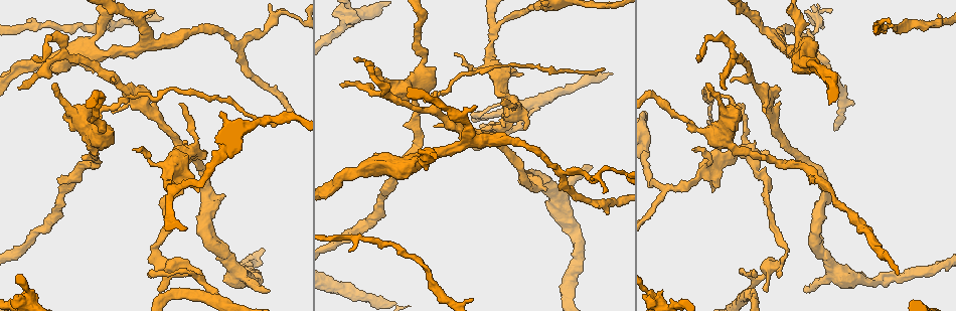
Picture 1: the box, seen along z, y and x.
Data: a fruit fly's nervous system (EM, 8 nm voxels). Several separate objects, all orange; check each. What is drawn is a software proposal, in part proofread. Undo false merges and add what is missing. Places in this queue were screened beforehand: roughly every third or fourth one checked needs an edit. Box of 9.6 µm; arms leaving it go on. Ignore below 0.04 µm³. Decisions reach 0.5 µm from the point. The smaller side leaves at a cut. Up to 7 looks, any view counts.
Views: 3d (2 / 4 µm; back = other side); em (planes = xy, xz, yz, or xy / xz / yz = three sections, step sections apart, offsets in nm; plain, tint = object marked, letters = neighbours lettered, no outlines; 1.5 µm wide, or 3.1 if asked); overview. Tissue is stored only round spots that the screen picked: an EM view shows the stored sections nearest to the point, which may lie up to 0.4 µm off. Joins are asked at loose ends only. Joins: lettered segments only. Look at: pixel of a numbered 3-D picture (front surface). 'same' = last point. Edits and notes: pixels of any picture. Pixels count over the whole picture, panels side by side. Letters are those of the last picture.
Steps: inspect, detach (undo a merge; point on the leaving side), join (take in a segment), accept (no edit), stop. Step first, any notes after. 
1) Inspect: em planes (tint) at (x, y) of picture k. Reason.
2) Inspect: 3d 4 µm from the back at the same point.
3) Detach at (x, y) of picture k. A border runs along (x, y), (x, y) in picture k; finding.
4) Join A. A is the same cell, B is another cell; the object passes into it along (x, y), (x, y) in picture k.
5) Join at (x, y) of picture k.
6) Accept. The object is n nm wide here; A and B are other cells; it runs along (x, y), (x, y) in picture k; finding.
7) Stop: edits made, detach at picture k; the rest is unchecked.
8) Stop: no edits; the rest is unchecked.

Inspect: em yz step 8 (letters) at (150, 17) of picture 1.

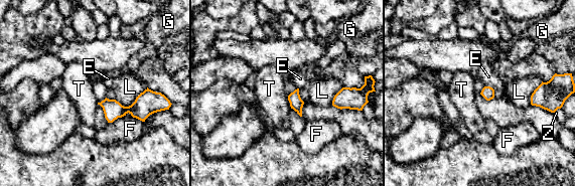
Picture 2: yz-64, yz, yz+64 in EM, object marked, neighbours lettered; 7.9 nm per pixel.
Inspect: em xy step 8 (letters) at the same point. Cut it another way.

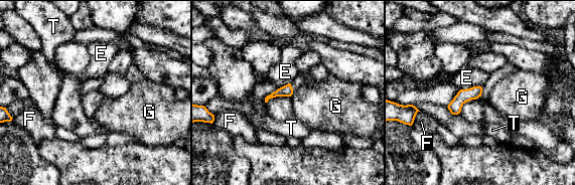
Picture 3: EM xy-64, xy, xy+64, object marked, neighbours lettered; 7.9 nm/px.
Accept. E, F, G and T are other cells; a border runs along (293, 93), (290, 96) in picture 3; none of them fits.

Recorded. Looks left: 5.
Inspect: 3d 4 µm at (566, 219) of picture 1. Sudden change in width.

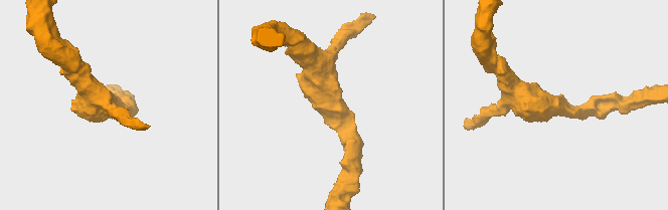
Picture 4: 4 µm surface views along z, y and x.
Inspect: em yz step 4 (letters) at (554, 106) of picture 4. Shape alone is not enough.

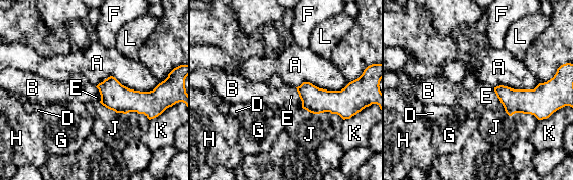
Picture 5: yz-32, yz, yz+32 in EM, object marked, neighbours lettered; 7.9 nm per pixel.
Inspect: em planes (letters) at the same point. Another direction.

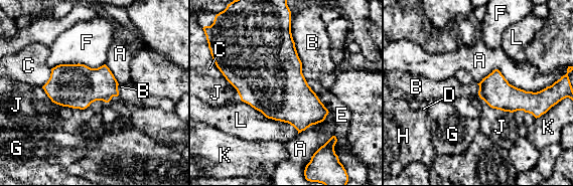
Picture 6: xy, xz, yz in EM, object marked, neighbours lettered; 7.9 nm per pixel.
Accept. The object is 360 nm wide here; A, B, C, D, E, F, G, H, J, K and L are other cells; a border runs along (41, 86), (62, 106), (106, 103) in picture 6; one neuron here.

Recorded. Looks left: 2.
Inspect: em xy step 8 (letters) at (806, 290) of picture 1. Free end.

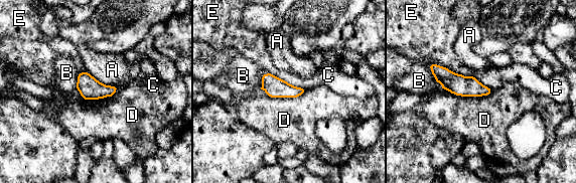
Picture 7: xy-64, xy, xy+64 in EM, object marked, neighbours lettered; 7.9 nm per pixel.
Accept. A, B, C, D and E are other cells; it runs along (433, 67), (455, 83), (487, 90) in picture 7; none of them fits.

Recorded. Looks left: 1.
Stop: no edits; the rest is unchecked.

